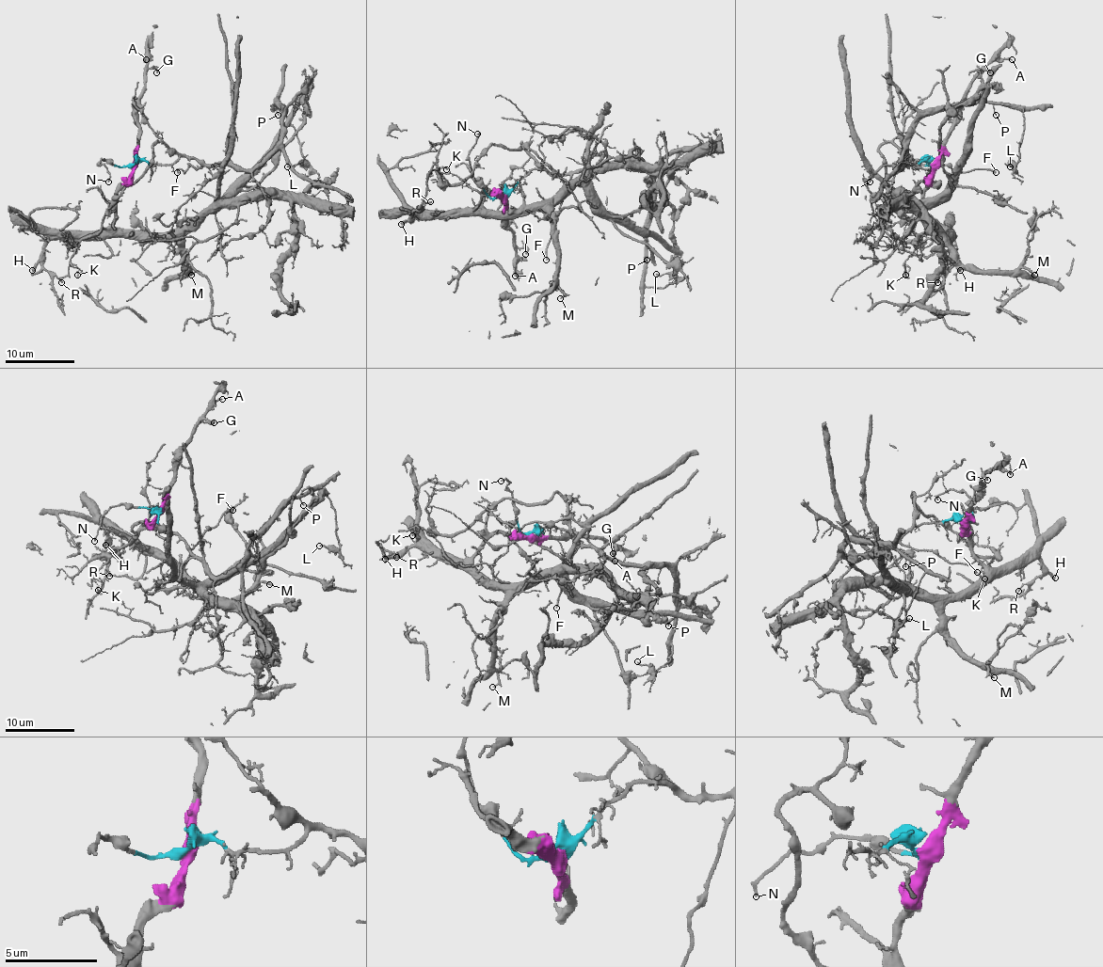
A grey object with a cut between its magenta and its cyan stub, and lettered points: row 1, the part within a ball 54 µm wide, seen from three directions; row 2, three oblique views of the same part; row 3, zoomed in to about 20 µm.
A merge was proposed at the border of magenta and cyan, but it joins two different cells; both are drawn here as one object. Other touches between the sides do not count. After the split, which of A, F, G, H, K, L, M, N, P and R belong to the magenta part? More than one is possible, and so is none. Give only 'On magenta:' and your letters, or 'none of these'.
On magenta: A, G, H, M, R

